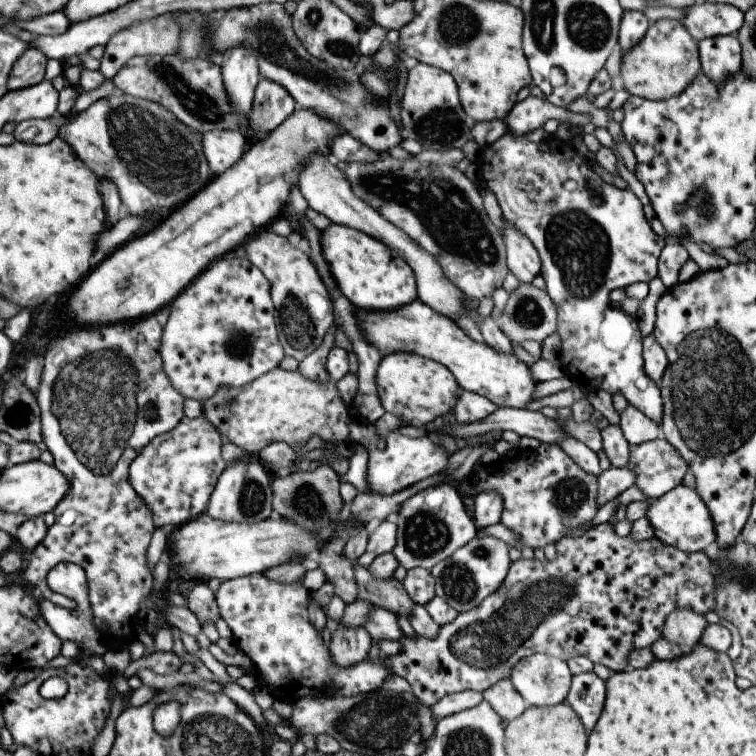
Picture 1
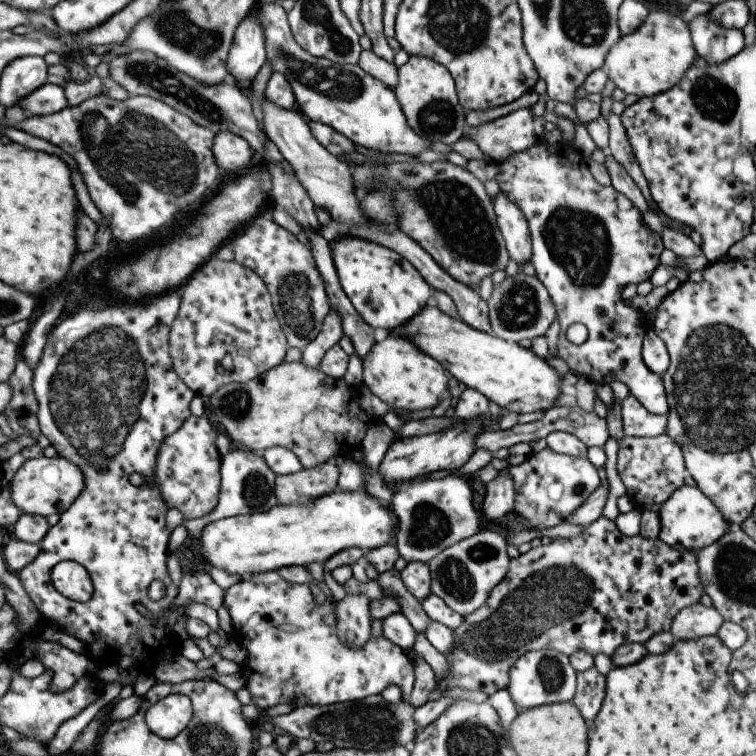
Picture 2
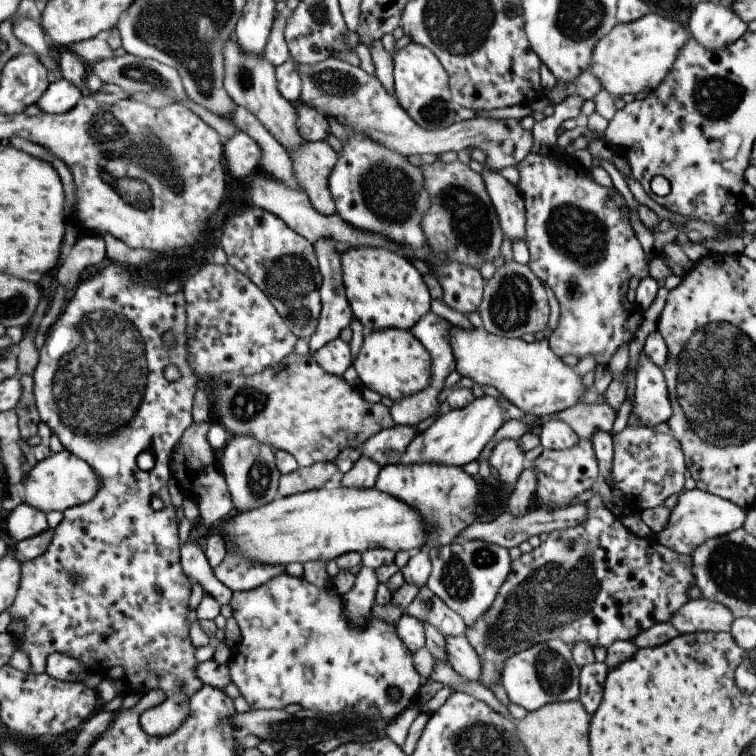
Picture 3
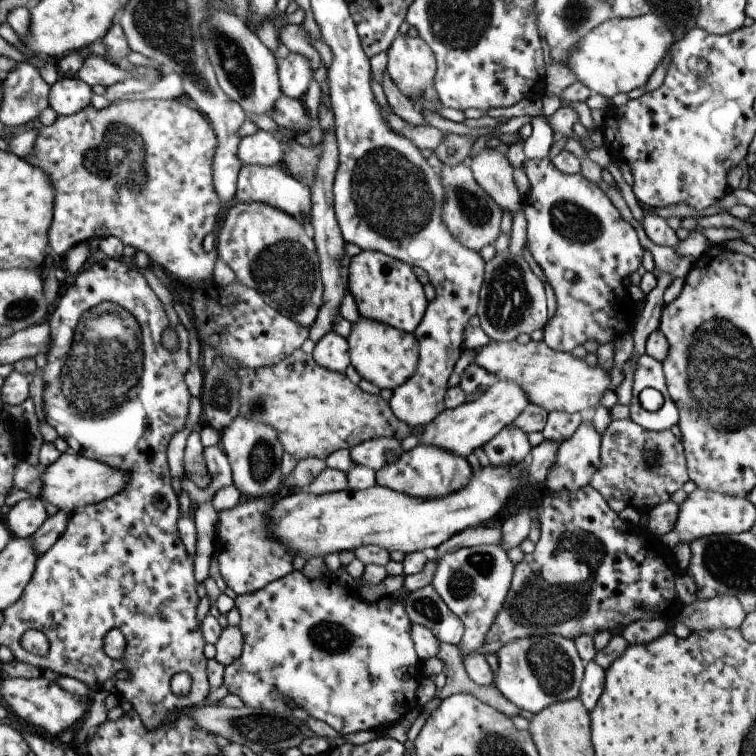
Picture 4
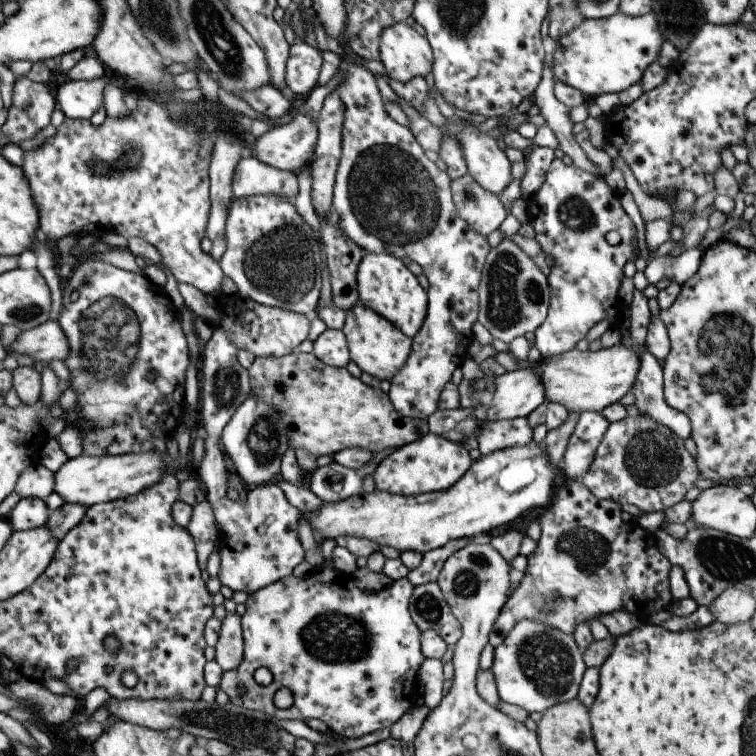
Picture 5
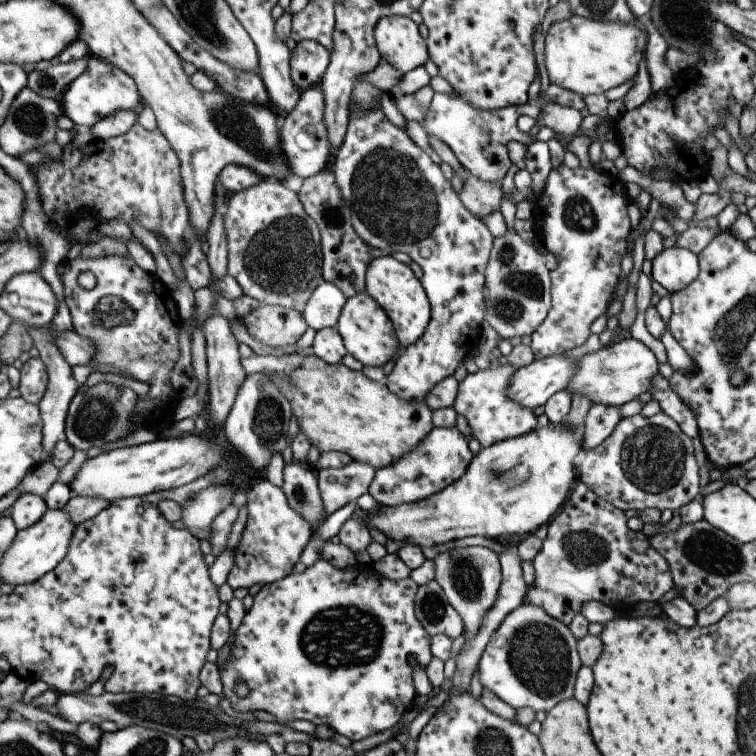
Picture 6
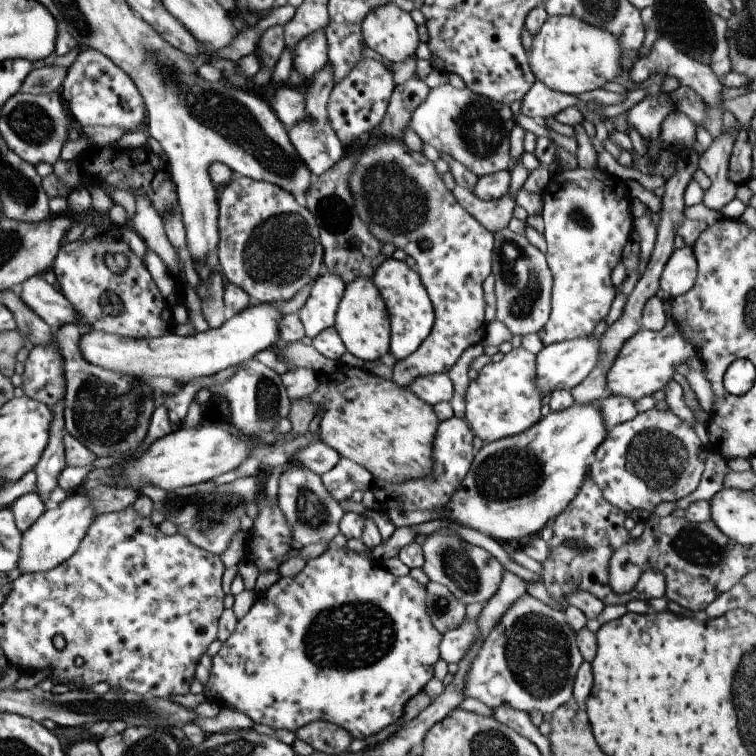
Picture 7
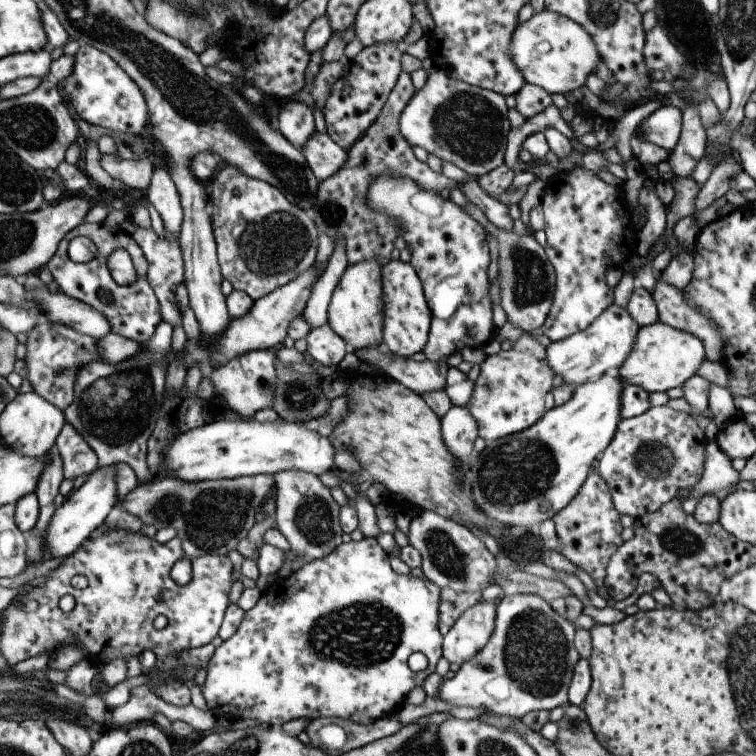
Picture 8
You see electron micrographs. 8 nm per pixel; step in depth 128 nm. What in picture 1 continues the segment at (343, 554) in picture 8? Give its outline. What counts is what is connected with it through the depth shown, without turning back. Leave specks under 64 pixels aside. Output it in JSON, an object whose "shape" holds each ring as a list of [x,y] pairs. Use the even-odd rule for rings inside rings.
{"shape":[[[262,573],[222,581],[215,592],[220,617],[224,618],[232,630],[235,646],[250,658],[253,669],[258,674],[258,687],[270,692],[275,699],[291,704],[310,696],[330,694],[351,697],[380,689],[384,679],[393,674],[385,664],[387,656],[379,656],[376,660],[366,658],[345,669],[339,667],[329,653],[329,640],[325,635],[319,635],[308,620],[309,592],[306,587],[296,583],[285,585],[274,582]]]}

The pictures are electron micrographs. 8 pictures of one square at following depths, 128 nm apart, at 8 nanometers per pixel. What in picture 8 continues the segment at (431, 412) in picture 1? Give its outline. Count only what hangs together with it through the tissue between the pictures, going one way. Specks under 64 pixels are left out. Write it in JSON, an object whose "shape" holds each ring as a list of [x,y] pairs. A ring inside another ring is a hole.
{"shape":[[[367,259],[348,266],[332,292],[328,304],[328,326],[342,338],[351,350],[362,350],[368,346],[383,346],[382,322],[384,322],[384,292],[382,289],[382,264]]]}

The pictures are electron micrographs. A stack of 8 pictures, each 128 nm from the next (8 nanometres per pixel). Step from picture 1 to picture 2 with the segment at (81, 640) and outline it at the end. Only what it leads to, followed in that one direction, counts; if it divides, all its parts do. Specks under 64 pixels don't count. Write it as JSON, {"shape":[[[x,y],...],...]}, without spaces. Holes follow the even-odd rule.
{"shape":[[[60,561],[51,572],[54,588],[73,601],[85,603],[93,597],[88,571],[76,561]]]}

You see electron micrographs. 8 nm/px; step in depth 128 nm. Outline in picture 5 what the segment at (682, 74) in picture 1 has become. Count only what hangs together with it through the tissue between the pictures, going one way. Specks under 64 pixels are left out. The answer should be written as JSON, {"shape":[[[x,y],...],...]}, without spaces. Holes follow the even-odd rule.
{"shape":[[[652,12],[631,17],[624,13],[616,13],[601,19],[586,19],[573,31],[559,38],[554,54],[554,72],[556,80],[569,84],[583,92],[588,100],[593,100],[604,92],[618,94],[630,88],[632,84],[641,82],[647,70],[658,59],[662,43],[666,40],[656,16]]]}

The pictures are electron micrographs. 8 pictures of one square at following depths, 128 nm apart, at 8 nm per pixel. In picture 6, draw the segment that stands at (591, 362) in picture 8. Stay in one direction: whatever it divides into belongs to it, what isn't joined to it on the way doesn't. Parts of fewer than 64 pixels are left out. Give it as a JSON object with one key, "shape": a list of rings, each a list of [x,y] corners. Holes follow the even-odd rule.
{"shape":[[[552,355],[534,360],[512,373],[509,397],[530,410],[544,406],[553,394],[566,390],[574,373],[577,373],[577,359]]]}

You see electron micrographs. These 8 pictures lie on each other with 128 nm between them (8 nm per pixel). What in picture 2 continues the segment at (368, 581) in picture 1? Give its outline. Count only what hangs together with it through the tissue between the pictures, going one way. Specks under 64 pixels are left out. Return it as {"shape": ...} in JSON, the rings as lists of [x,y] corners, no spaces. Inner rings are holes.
{"shape":[[[392,569],[379,574],[375,580],[380,584],[384,597],[397,600],[397,603],[400,605],[400,612],[414,627],[415,632],[425,634],[425,628],[427,627],[430,618],[426,612],[424,612],[421,602],[410,594],[410,591],[402,582],[401,572]]]}

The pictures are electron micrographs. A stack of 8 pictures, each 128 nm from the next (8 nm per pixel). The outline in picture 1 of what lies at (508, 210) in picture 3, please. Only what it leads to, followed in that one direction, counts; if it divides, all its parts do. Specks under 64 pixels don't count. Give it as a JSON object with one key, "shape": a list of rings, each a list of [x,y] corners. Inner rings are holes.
{"shape":[[[504,221],[504,244],[507,252],[507,267],[520,283],[530,284],[541,274],[542,262],[539,252],[512,223]]]}

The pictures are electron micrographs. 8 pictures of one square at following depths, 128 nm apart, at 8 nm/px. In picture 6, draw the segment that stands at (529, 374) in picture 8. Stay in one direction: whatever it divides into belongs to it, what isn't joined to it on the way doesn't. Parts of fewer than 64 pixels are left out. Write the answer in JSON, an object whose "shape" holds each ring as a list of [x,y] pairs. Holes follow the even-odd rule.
{"shape":[[[502,365],[496,370],[482,370],[476,374],[467,374],[459,382],[459,391],[454,410],[464,416],[470,425],[472,436],[480,442],[482,449],[498,441],[516,438],[536,430],[537,416],[533,410],[520,406],[509,397],[509,380],[517,367]]]}

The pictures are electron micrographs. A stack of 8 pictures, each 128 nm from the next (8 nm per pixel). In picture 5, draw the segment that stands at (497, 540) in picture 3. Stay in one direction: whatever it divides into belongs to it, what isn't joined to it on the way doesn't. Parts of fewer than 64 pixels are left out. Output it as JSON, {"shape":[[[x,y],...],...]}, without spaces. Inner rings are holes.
{"shape":[[[470,537],[448,541],[444,546],[423,553],[420,566],[411,570],[406,578],[415,586],[437,582],[438,575],[446,559],[457,550],[471,543]]]}

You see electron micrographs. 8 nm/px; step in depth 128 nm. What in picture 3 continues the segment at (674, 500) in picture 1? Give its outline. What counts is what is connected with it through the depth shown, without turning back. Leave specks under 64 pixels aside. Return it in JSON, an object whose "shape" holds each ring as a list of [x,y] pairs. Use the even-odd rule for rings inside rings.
{"shape":[[[695,487],[679,494],[678,501],[671,510],[667,525],[657,534],[657,541],[678,553],[680,556],[690,556],[696,548],[708,539],[730,534],[743,528],[747,513],[729,500],[710,494]]]}

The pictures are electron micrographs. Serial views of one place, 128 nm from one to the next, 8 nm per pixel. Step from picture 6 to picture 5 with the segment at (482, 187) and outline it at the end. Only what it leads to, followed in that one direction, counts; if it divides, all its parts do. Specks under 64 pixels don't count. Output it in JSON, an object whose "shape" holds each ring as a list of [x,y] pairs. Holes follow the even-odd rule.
{"shape":[[[468,172],[459,175],[458,178],[451,179],[450,186],[453,194],[453,203],[457,208],[458,216],[463,218],[469,227],[472,227],[479,235],[485,237],[499,230],[500,224],[504,222],[508,212],[505,210],[498,196],[482,188]]]}

